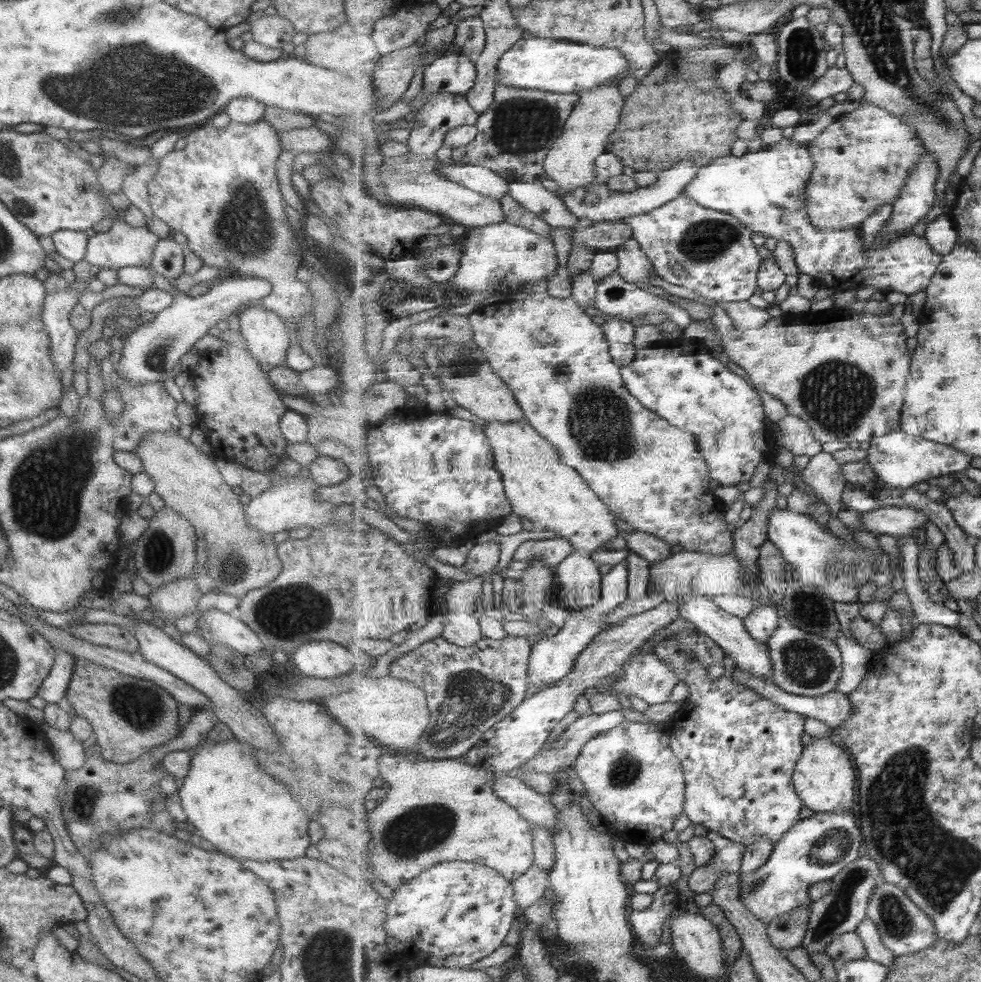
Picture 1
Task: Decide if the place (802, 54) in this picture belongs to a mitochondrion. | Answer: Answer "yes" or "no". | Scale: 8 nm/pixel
yes

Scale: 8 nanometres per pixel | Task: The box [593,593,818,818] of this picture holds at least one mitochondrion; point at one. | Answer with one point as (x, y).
(624, 772)

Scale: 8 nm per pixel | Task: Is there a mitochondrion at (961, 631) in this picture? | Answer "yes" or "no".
no

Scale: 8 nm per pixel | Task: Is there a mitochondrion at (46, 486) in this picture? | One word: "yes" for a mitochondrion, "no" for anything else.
yes

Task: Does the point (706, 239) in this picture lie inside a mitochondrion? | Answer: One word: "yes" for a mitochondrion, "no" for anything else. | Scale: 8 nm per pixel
yes

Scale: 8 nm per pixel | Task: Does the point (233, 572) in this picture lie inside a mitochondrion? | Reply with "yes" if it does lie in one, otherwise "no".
yes

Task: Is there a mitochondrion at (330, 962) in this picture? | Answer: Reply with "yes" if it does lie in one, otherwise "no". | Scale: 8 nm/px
yes

